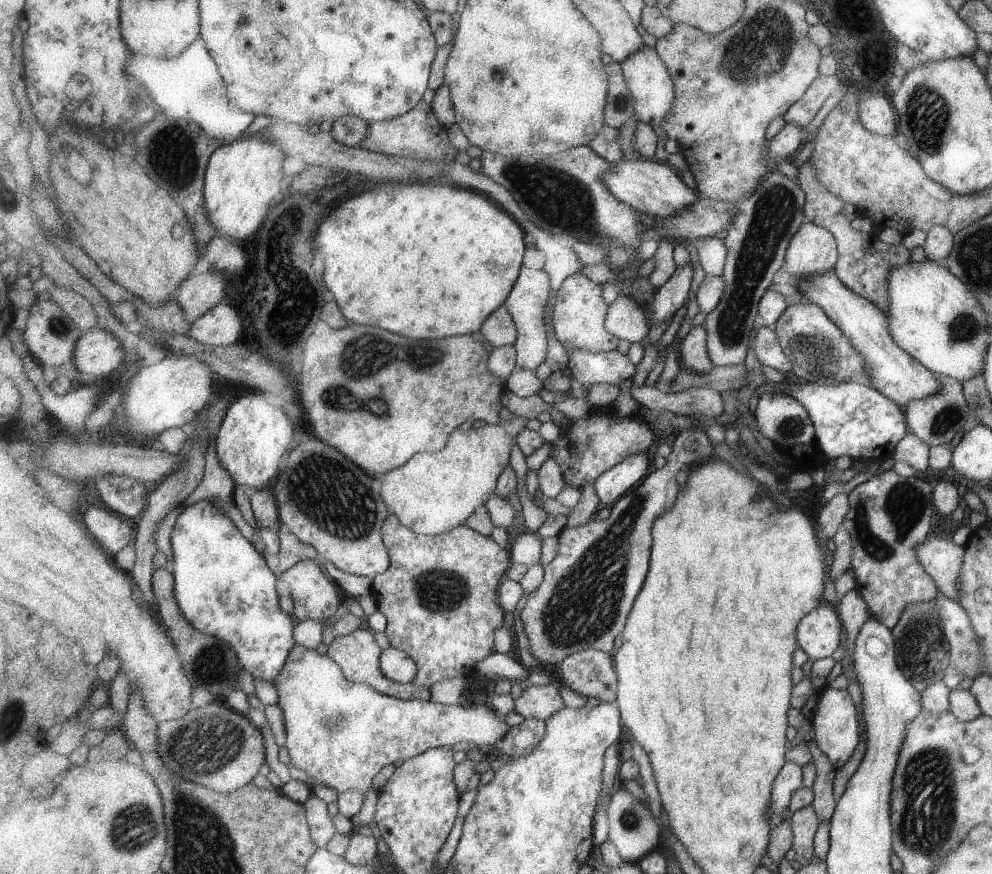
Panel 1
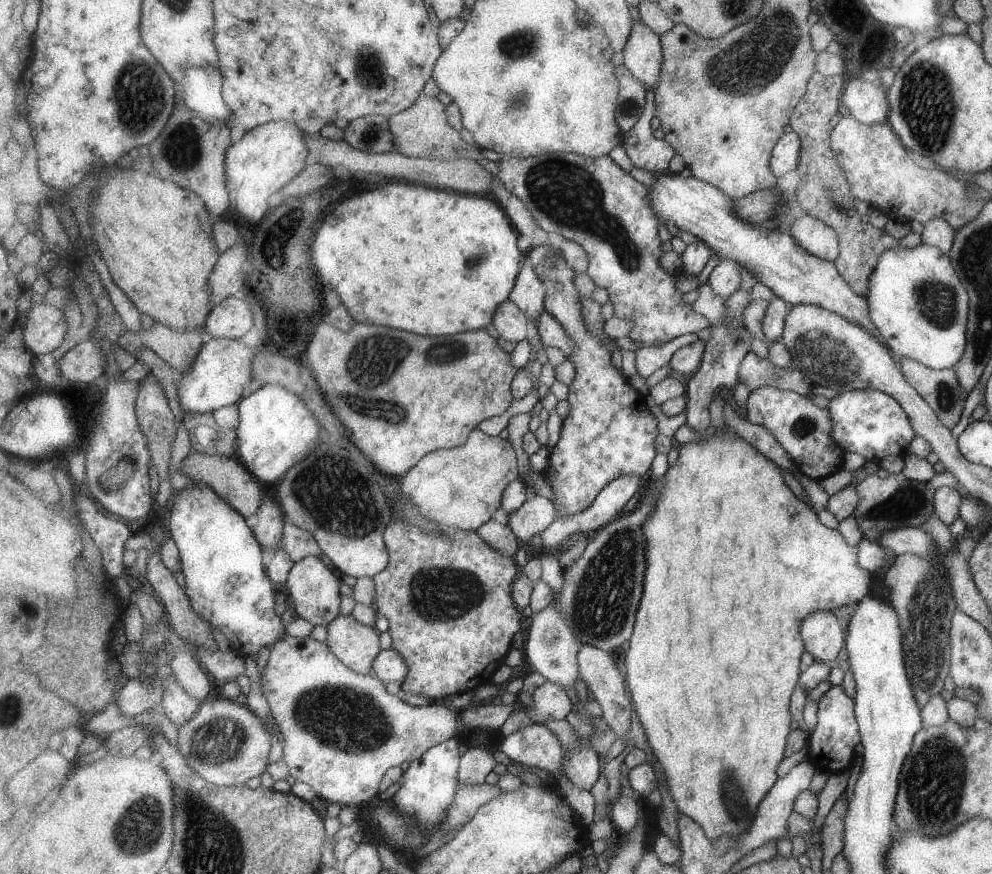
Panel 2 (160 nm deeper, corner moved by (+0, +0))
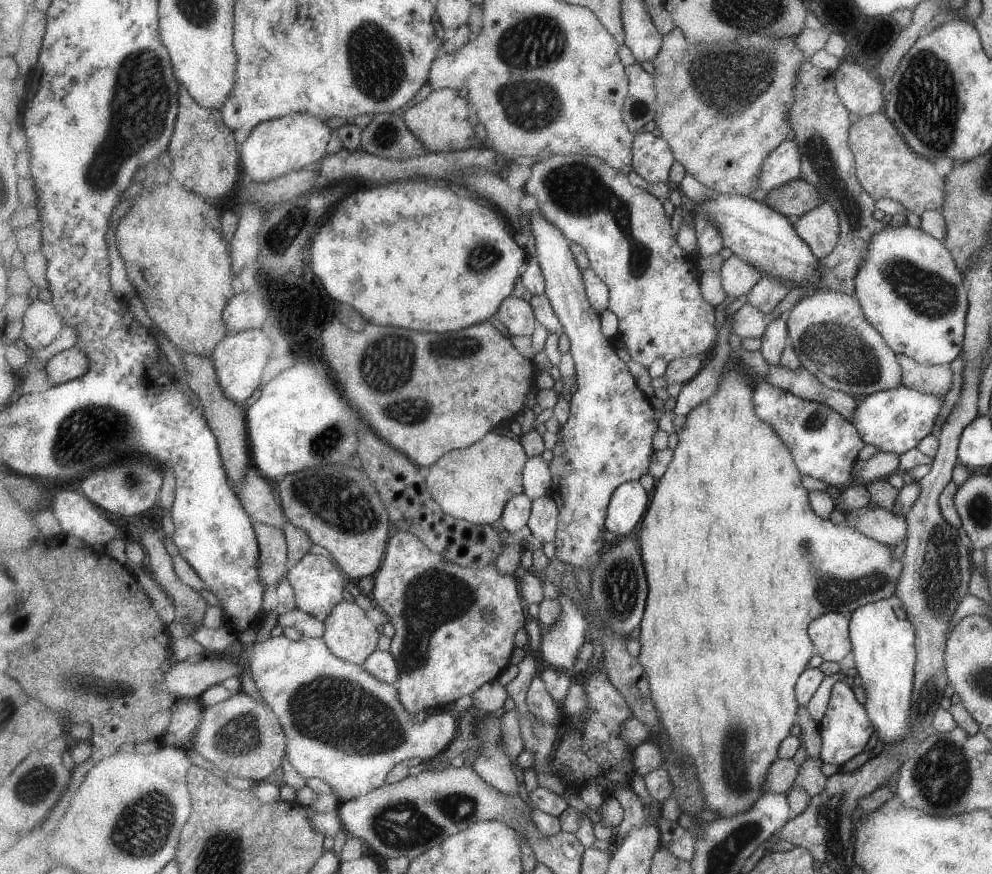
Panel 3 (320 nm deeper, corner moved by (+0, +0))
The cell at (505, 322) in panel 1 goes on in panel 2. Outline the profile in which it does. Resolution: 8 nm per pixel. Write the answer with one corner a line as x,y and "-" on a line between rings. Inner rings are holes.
509,298
497,309
492,324
499,336
507,341
520,343
527,338
527,317
526,312

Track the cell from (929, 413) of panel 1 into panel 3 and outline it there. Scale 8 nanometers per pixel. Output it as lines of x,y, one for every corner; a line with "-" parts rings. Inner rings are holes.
896,353
900,363
900,384
922,393
945,395
951,384
951,370
948,364
926,365
915,362
904,354

